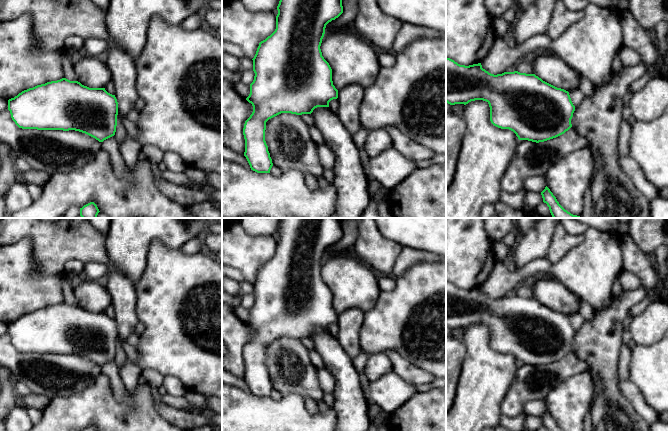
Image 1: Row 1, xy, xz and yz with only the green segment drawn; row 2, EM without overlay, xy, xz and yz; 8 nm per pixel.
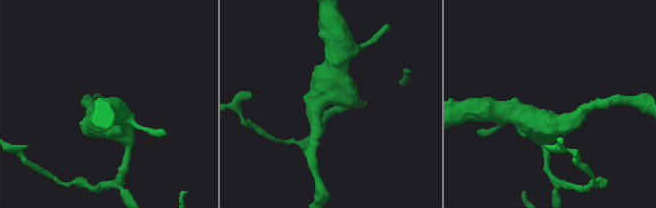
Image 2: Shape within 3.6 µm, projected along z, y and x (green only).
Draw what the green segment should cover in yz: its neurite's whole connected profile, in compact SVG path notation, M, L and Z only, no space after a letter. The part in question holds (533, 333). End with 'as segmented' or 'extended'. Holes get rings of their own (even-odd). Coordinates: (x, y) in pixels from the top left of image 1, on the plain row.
M446 281L446 326L466 329L475 324L486 325L490 331L491 347L513 355L519 364L544 366L572 351L575 330L568 315L543 305L535 298L514 295L494 299L483 293L481 287L465 290Z; as segmented

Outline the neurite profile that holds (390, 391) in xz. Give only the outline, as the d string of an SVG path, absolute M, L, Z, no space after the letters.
M394 372L370 381L363 389L366 400L378 405L388 414L397 410L417 392L414 384L408 383Z

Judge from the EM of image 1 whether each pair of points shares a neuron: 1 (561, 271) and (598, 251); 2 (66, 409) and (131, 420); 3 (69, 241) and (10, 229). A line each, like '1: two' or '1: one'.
1: one
2: one
3: one

